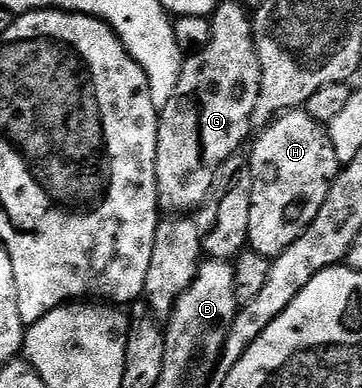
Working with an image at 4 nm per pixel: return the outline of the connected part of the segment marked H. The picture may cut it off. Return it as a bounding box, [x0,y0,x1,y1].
[248,108,342,259]

